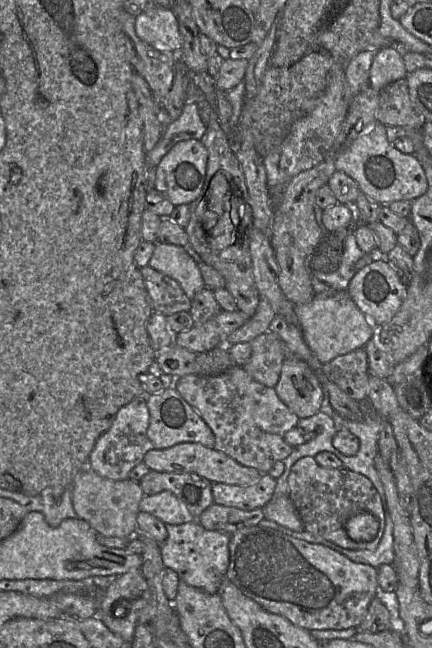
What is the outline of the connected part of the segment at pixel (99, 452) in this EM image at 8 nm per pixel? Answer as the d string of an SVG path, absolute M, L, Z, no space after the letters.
M145 397L136 398L122 407L110 429L97 440L89 456L87 469L113 481L129 479L132 469L143 463L146 453L153 449L147 436L149 422L150 415Z

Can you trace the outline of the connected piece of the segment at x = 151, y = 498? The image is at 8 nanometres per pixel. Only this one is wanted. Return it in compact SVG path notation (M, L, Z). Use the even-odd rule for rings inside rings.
M170 491L144 495L139 502L139 509L150 513L165 524L179 525L188 521L186 511Z

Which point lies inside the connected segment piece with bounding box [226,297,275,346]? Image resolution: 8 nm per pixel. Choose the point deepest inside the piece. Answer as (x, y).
(258, 324)

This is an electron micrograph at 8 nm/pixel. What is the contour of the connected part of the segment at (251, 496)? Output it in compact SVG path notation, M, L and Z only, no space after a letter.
M269 474L251 485L212 483L213 503L241 510L264 508L273 498L276 479Z

